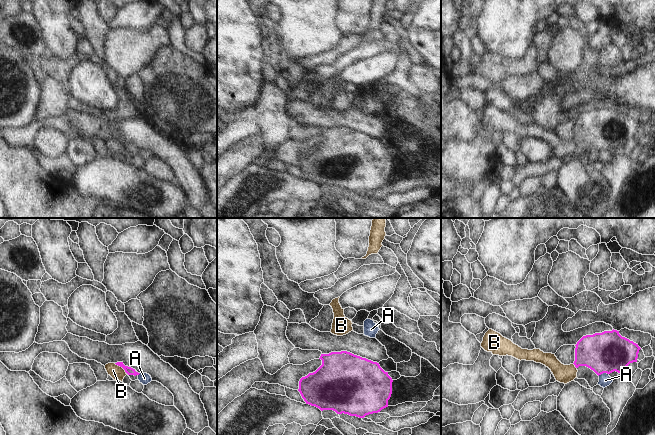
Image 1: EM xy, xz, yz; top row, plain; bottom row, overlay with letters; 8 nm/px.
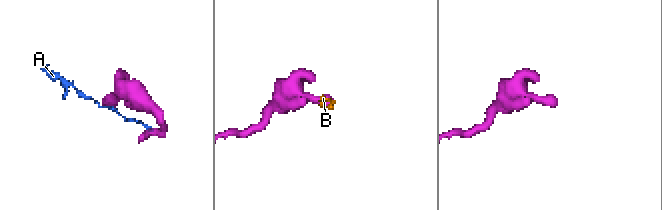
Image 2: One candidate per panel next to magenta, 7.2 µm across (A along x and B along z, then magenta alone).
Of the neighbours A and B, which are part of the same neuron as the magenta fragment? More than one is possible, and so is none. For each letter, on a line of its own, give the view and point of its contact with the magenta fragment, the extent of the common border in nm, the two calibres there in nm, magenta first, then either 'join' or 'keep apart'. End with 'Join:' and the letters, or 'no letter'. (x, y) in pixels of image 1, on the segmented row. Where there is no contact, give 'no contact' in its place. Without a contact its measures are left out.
A: yz (603, 372) | 90 nm | 320/100 nm | keep apart
B: xy (120, 366) | 130 nm | 60/110 nm | keep apart
Join: no letter

